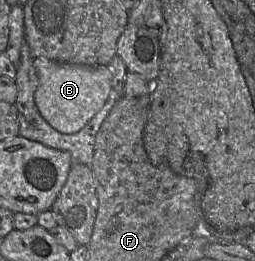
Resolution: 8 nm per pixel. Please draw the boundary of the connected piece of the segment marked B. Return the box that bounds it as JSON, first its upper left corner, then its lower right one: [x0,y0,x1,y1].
[33,57,112,134]

